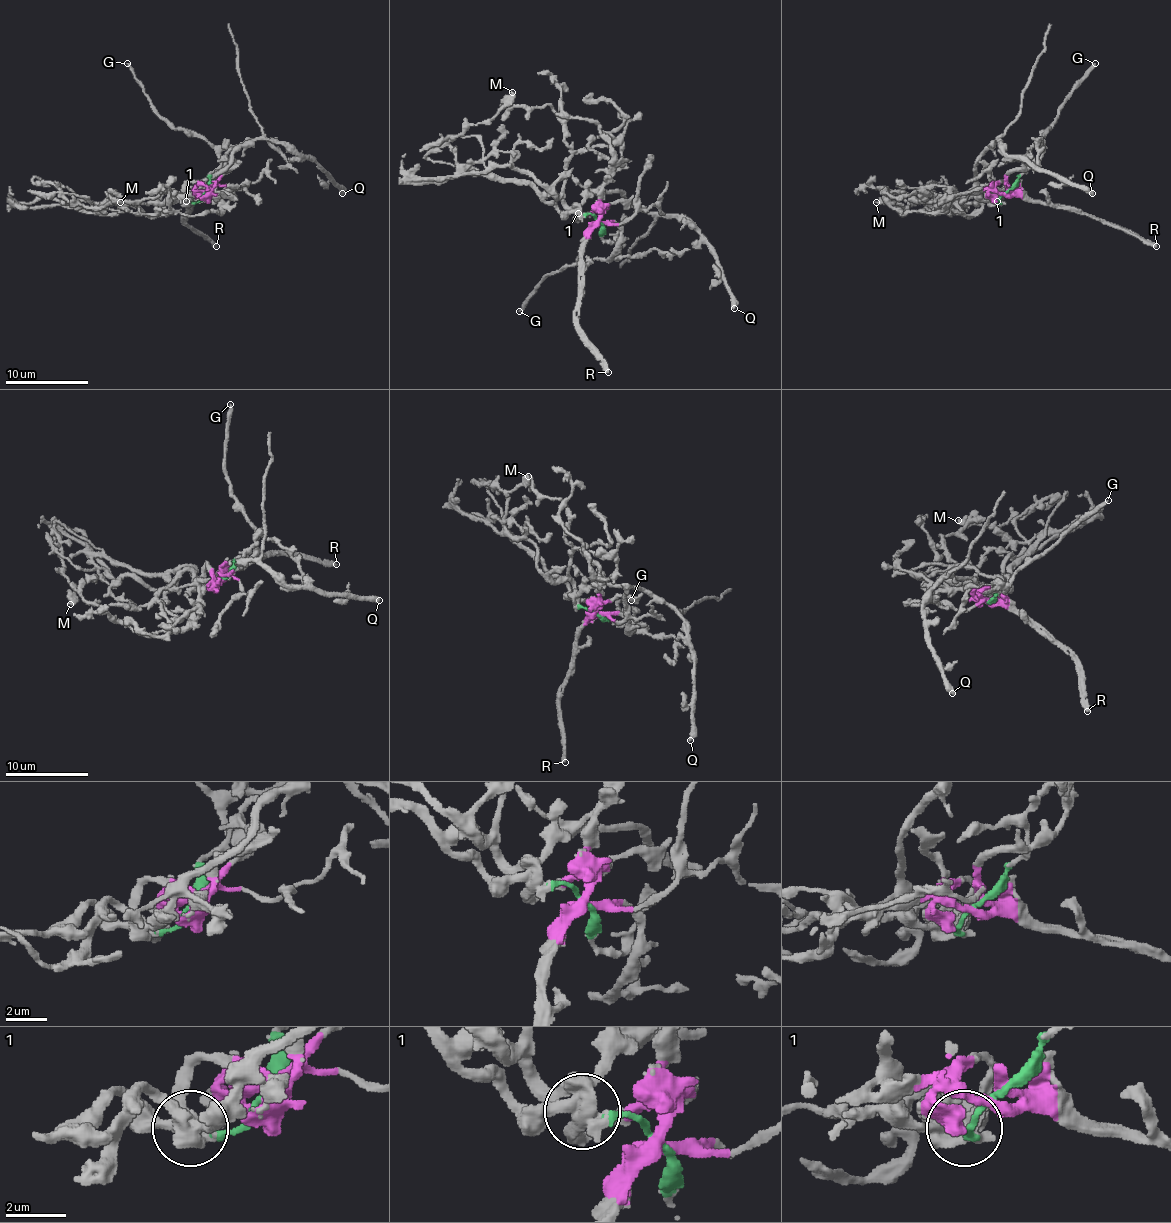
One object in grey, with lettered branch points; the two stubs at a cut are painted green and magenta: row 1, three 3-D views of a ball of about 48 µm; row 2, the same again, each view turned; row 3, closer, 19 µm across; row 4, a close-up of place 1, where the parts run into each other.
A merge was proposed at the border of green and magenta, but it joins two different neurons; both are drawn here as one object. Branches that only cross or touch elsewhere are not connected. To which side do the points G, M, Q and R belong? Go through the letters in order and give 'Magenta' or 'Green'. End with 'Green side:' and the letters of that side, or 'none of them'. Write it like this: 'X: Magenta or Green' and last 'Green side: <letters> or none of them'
G: Magenta
M: Green
Q: Green
R: Magenta
Green side: M, Q

